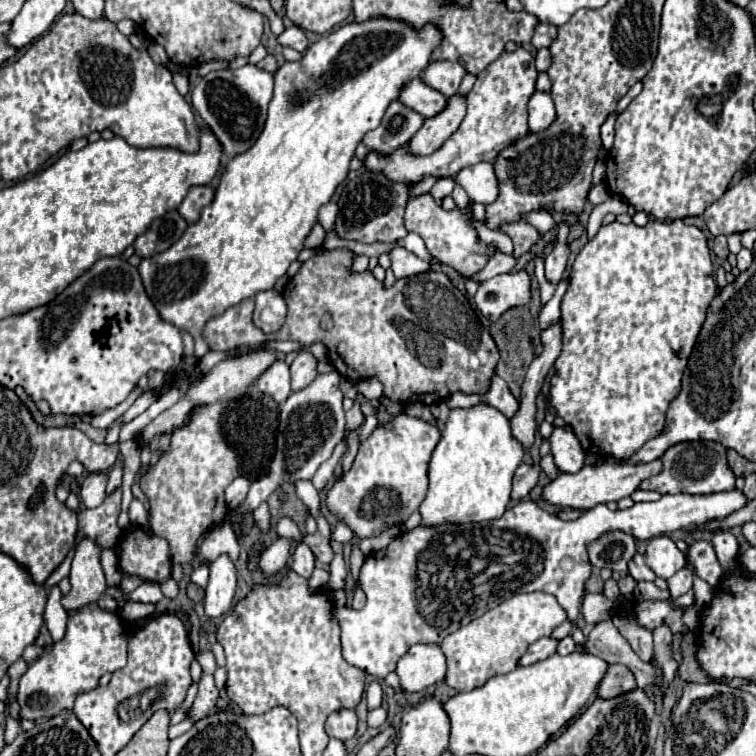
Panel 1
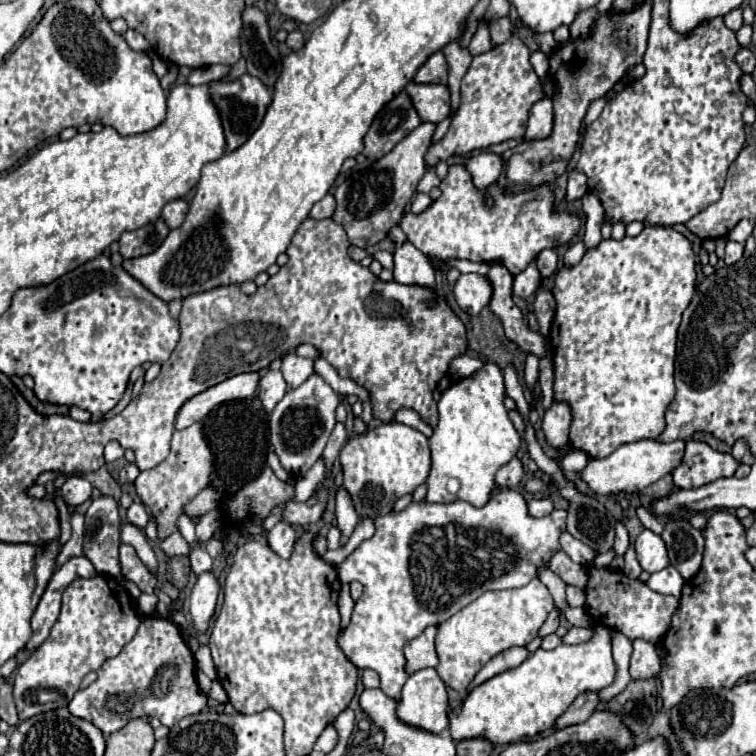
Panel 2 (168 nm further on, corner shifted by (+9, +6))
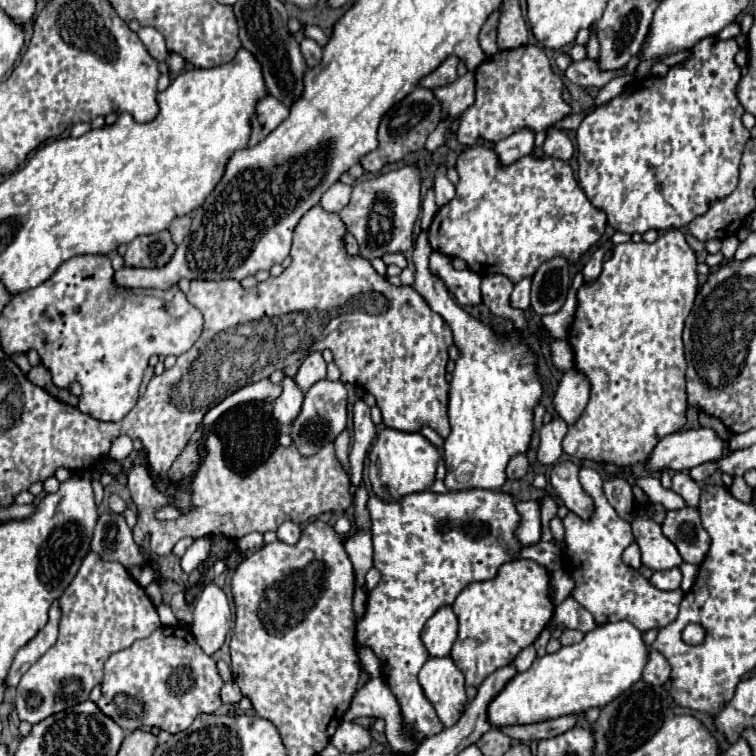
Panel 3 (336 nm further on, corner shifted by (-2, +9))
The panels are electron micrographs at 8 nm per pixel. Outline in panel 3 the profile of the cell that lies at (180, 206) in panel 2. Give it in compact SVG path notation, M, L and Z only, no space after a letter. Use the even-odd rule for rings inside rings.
M182 216L182 218L176 218L176 220L170 224L172 242L174 242L176 246L180 246L180 242L186 238L186 234L188 234L188 230L190 230L190 222L192 222L190 216Z

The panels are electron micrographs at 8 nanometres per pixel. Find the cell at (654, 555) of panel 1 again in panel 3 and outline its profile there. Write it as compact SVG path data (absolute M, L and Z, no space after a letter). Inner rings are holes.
M648 514L632 520L632 532L636 544L640 546L642 564L650 570L668 570L682 564L682 556L676 546L662 534L660 524L656 524Z

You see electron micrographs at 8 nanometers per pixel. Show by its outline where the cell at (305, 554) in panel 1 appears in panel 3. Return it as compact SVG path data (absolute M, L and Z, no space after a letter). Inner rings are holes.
M284 522L284 524L280 524L278 530L276 530L278 540L280 540L280 542L286 542L286 544L296 544L296 542L300 540L300 534L302 534L302 530L300 530L300 526L294 524L294 522Z

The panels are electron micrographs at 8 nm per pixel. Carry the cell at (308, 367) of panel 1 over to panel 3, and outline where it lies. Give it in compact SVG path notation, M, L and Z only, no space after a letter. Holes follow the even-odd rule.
M314 352L314 354L310 354L302 362L302 366L300 366L294 382L298 384L298 388L302 392L306 392L312 384L316 384L322 378L326 378L326 362L324 362L324 358L322 358L320 352Z

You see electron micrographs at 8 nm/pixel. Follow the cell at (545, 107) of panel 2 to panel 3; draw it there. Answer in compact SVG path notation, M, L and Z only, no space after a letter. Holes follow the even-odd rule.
M550 128L546 142L544 142L544 154L558 158L558 160L570 160L574 154L574 146L570 142L570 138L558 130L558 128Z

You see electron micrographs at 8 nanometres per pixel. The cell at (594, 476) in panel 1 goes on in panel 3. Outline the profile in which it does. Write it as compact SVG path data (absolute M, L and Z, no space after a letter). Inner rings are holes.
M712 428L682 430L658 442L648 460L648 470L690 470L722 456L726 442Z

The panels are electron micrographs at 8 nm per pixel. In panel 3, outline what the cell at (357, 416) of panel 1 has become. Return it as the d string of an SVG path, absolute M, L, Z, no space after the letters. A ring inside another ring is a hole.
M210 434L204 440L200 466L190 480L192 510L180 514L176 520L166 522L156 518L156 512L162 506L170 504L172 498L156 488L148 466L136 464L128 470L128 488L138 510L136 526L150 536L150 552L158 556L168 556L174 544L184 536L240 538L236 542L240 550L258 550L262 546L262 534L266 530L276 530L286 520L304 524L324 512L344 512L344 508L350 508L354 502L350 494L350 478L346 478L346 472L338 464L332 442L328 446L322 446L320 452L312 454L312 458L304 458L294 444L276 446L268 460L252 468L248 474L240 474L226 464L224 448L216 434Z

